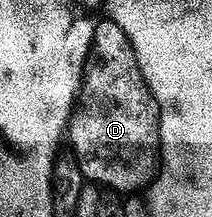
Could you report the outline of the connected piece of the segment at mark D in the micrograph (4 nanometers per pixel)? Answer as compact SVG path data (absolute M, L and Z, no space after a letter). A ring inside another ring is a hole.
M109 19L99 20L94 26L90 55L86 58L82 75L82 89L70 114L68 145L74 148L72 156L87 182L97 183L122 195L133 194L141 185L142 188L149 186L152 174L160 164L158 105L144 83L144 75L140 71L140 63L136 63L136 51L128 35L124 35L124 31Z

